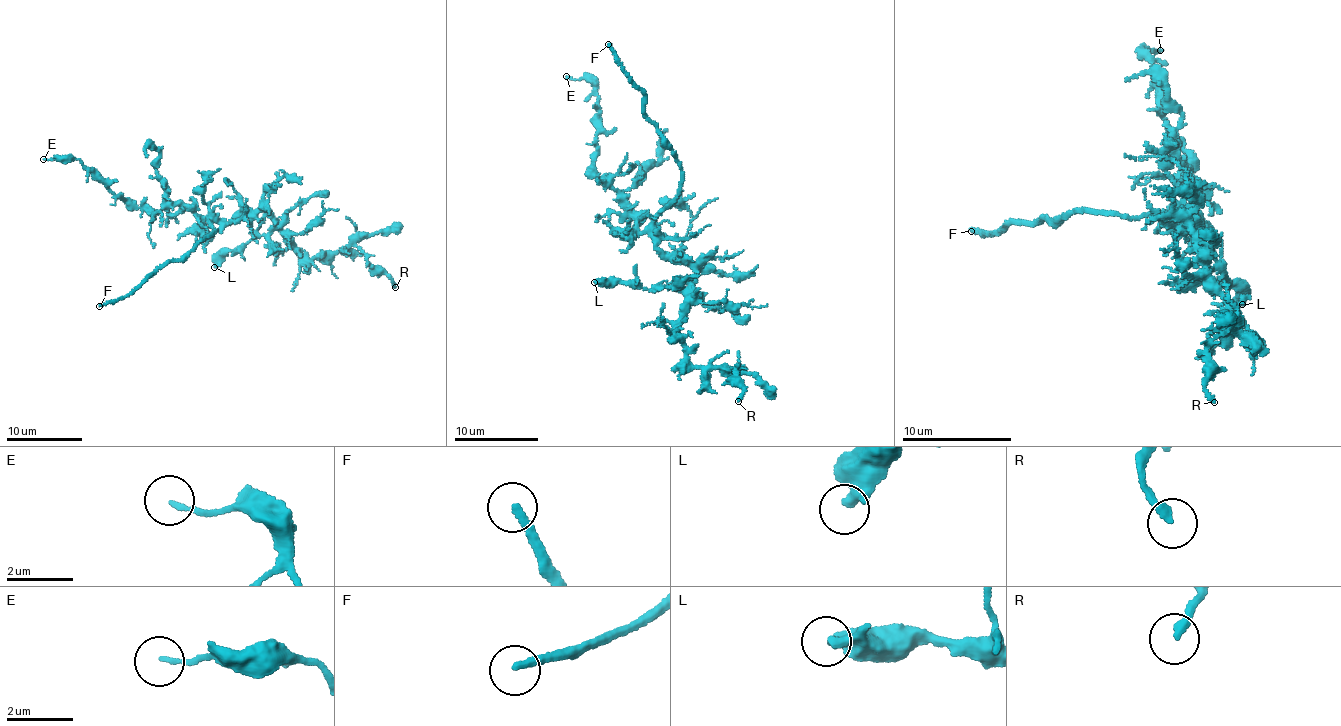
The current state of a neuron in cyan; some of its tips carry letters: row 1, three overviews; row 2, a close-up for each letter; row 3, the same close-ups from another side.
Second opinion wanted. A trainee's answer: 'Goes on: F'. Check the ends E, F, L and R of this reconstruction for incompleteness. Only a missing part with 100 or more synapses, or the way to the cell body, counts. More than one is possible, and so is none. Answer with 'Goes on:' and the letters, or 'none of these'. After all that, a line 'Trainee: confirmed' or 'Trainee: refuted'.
Goes on: F
Trainee: confirmed

